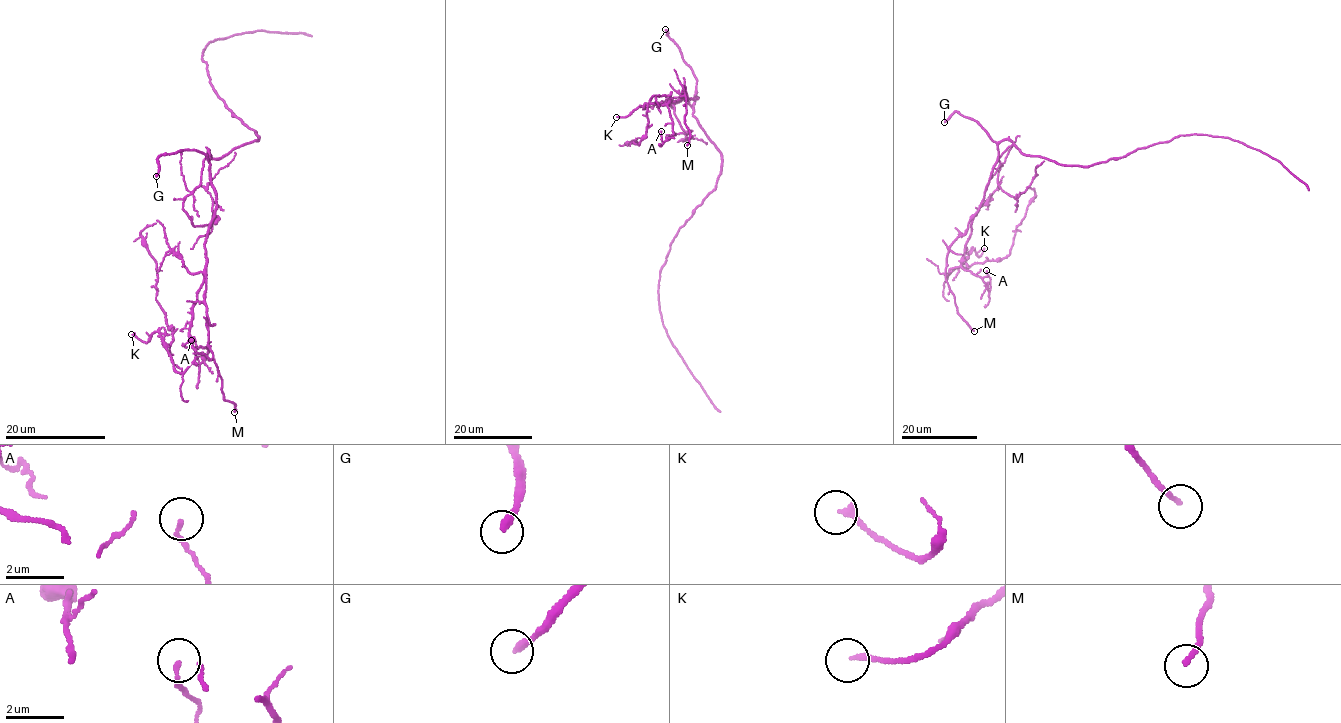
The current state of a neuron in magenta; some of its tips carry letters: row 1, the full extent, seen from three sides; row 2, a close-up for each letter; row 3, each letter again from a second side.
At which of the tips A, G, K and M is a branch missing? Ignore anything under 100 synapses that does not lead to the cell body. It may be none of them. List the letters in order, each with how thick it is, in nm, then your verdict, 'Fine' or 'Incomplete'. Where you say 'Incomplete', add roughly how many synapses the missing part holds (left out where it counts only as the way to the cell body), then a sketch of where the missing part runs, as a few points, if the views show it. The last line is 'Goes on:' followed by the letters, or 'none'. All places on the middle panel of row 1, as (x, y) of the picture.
A: Thickness 120 nm. Fine
G: Thickness 240 nm. Incomplete
K: Thickness 190 nm. Fine
M: Thickness 160 nm. Fine
Goes on: G

